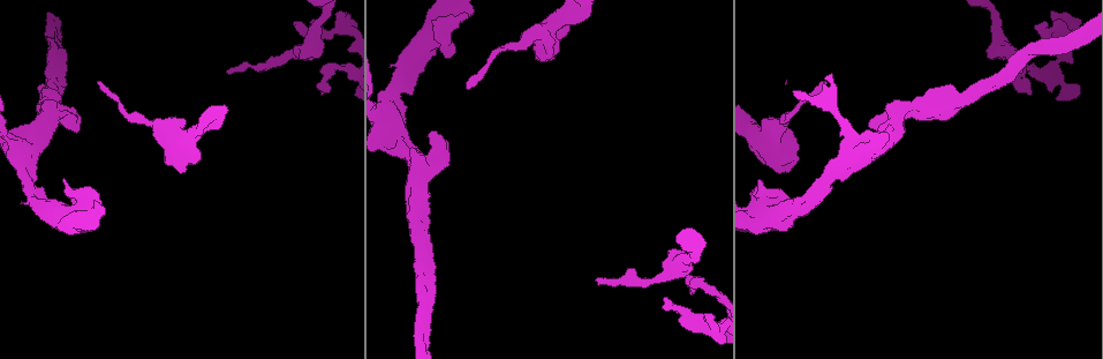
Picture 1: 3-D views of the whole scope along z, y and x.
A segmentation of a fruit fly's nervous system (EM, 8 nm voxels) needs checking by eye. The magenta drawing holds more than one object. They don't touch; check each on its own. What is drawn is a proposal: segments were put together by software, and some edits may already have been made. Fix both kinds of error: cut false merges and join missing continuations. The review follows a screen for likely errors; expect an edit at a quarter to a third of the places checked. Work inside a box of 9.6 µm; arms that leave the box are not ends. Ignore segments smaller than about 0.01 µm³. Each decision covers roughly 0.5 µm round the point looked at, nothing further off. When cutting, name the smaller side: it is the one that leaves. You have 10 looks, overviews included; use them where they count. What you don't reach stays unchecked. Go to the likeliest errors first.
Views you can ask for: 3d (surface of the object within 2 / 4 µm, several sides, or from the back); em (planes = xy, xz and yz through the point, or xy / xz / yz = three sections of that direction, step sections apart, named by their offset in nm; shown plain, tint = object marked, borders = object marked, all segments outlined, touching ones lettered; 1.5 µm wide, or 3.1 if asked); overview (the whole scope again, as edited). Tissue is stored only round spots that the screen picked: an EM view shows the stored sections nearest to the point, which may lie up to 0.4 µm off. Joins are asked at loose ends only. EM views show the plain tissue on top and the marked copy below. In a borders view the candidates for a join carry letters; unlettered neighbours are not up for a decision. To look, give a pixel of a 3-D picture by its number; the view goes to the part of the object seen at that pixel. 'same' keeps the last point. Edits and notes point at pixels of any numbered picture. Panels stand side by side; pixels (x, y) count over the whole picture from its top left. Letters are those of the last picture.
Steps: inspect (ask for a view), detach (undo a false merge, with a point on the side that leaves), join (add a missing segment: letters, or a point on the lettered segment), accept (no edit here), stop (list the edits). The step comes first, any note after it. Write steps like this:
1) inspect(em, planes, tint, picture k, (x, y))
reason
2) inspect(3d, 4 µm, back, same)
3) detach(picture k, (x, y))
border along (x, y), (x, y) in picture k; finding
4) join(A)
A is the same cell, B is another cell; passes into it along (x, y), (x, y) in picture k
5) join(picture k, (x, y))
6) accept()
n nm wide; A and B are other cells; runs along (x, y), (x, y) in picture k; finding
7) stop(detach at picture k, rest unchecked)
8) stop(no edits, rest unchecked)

inspect(em, planes, borders, picture 1, (324, 93))
branch stops here

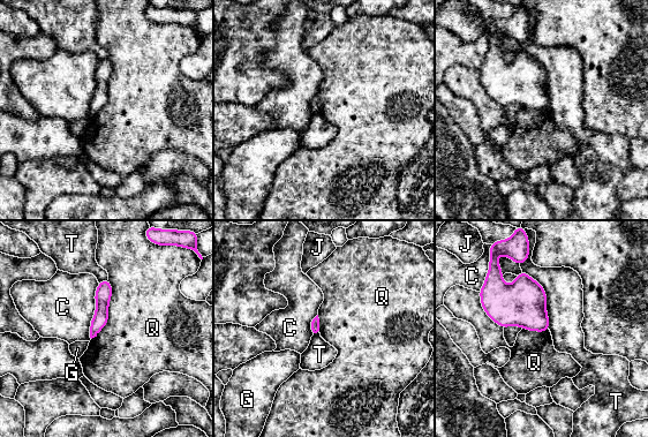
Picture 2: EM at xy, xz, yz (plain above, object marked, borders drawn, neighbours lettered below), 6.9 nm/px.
accept()
240 nm wide; C, G, J, Q and T are other cells; runs along (106, 283), (102, 316), (92, 333) in picture 2; none of them fits

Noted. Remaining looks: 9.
inspect(em, xy, step 4, tint, picture 1, (229, 74))
long arm stops here

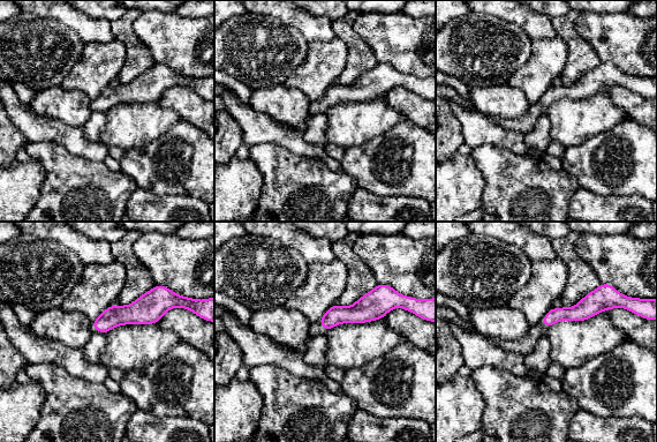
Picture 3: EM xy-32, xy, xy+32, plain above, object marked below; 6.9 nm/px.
inspect(em, planes, borders, same)
another direction

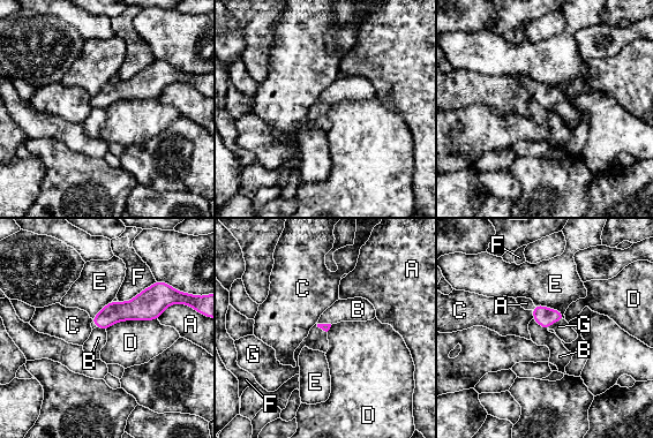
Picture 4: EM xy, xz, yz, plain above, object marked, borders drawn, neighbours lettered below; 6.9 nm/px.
join(G)
G is the same cell, A, B, C, D, E and F are other cells; passes into it along (543, 316), (555, 322), (562, 329) in picture 4; it goes on there

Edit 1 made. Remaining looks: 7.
inspect(overview)
see it whole again

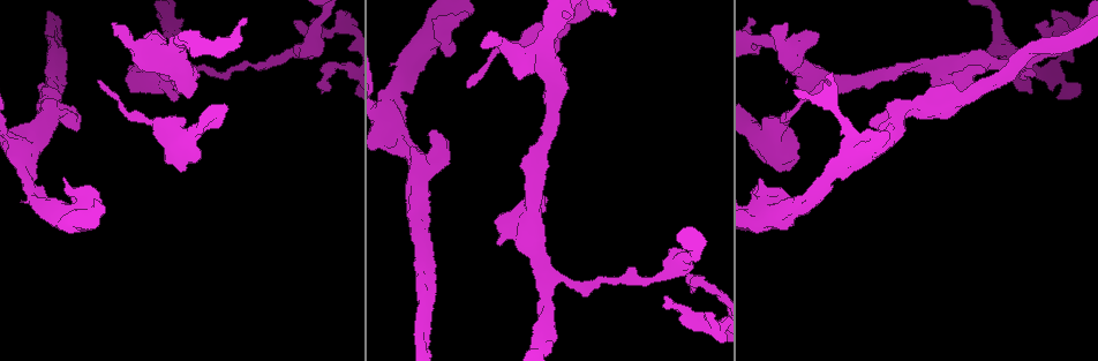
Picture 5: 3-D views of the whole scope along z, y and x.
inspect(em, yz, step 8, borders, picture 5, (567, 27))

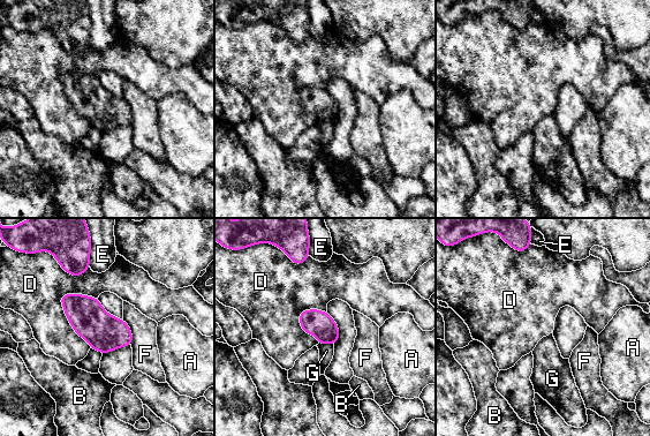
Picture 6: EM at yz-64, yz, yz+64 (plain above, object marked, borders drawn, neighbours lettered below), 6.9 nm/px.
inspect(em, xy, step 8, borders, same)
another direction

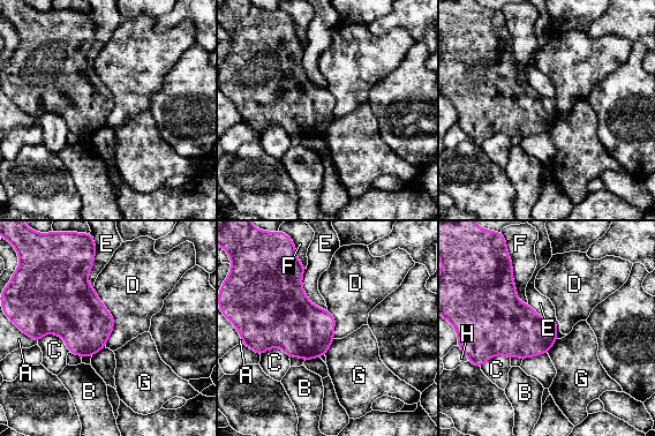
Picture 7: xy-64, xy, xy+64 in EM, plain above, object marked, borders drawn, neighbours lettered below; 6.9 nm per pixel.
accept()
A, B, C, D, E, F, G and H are other cells; border along (92, 287), (113, 318), (106, 346) in picture 7; none of them fits

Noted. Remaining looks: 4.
inspect(em, planes, borders, picture 5, (98, 82))
thin end

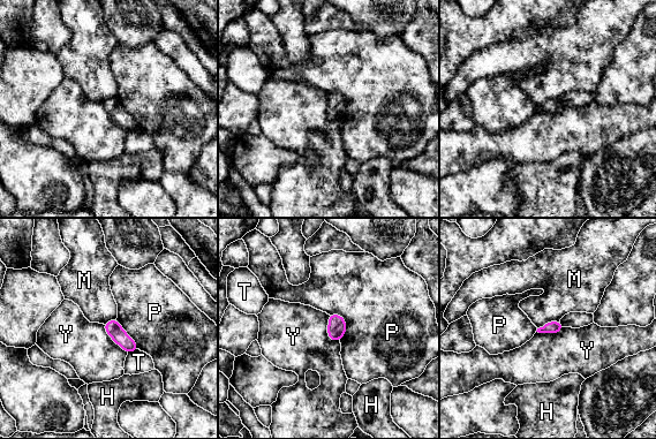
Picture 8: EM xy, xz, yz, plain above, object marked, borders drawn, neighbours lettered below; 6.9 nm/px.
accept()
H, M, P, T and Y are other cells; border along (328, 315), (328, 337), (339, 341) in picture 8; no lettered segment goes on from it

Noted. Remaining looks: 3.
stop(join at picture 4, rest unchecked)

